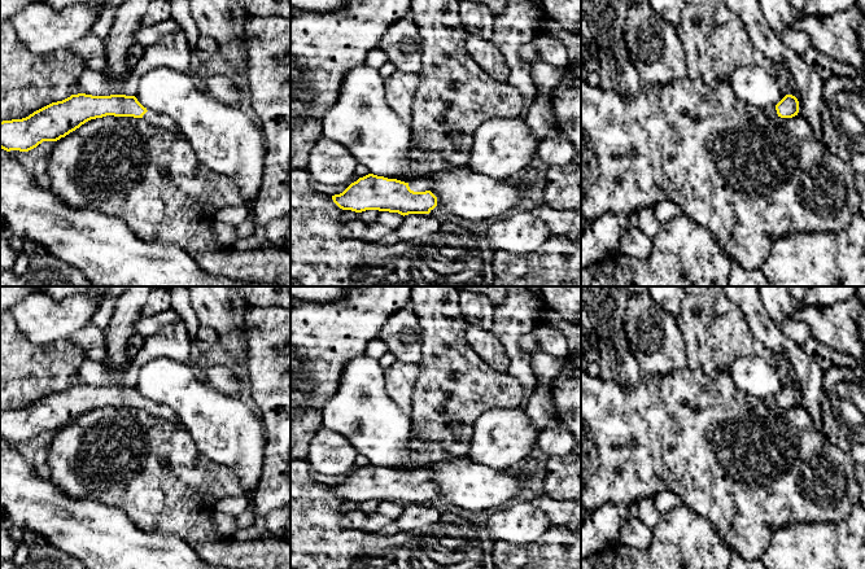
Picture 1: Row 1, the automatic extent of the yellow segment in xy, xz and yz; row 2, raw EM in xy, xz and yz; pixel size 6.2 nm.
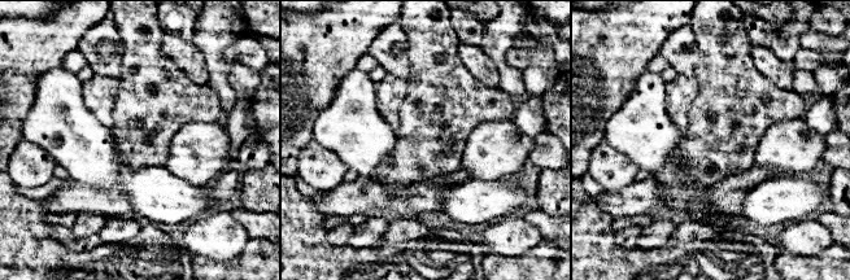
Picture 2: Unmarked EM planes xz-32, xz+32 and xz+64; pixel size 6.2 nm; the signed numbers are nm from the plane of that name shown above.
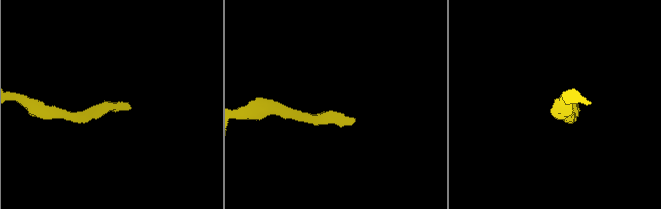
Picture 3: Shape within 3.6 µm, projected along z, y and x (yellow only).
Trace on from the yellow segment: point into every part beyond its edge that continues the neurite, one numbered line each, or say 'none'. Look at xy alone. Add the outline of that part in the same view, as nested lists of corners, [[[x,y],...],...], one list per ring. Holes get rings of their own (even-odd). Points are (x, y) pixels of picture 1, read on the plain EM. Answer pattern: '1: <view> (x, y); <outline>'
1: xy (152, 407); [[[148,401],[144,406],[143,410],[147,411],[150,415],[160,416],[167,421],[171,421],[179,426],[184,426],[184,424],[180,421],[180,419],[174,413],[174,411],[167,407],[166,404],[161,404],[153,401]],[[185,428],[187,429],[187,428]]]

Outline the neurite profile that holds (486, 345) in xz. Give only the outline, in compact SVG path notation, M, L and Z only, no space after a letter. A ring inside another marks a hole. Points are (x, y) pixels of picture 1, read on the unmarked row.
M468 321L466 328L467 342L477 355L493 369L507 373L510 358L503 343L497 338L492 329L484 329L476 323Z

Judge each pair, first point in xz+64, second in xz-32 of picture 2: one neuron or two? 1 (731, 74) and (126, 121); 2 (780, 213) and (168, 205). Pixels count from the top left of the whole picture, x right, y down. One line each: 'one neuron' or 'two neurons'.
1: one neuron
2: one neuron

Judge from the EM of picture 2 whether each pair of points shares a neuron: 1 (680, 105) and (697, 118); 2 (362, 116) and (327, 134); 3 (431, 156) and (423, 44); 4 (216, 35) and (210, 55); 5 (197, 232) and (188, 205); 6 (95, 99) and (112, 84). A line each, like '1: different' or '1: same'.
1: different
2: same
3: same
4: same
5: different
6: same

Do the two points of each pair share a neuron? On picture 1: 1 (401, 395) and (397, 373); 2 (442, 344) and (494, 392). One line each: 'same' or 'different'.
1: same
2: same

